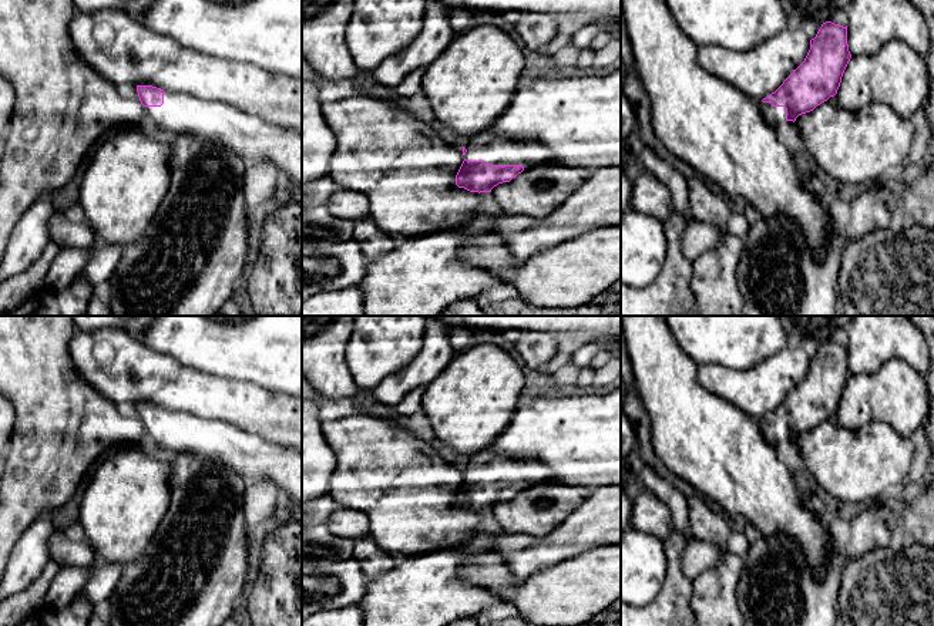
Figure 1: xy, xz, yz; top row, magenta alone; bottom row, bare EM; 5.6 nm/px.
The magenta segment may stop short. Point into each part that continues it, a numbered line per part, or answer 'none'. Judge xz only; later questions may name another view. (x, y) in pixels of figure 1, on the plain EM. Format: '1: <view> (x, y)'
1: xz (496, 468)

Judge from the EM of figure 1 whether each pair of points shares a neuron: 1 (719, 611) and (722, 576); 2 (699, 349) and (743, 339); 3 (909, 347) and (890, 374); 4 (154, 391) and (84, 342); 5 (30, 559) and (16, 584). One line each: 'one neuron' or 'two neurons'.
1: one neuron
2: one neuron
3: two neurons
4: one neuron
5: one neuron

